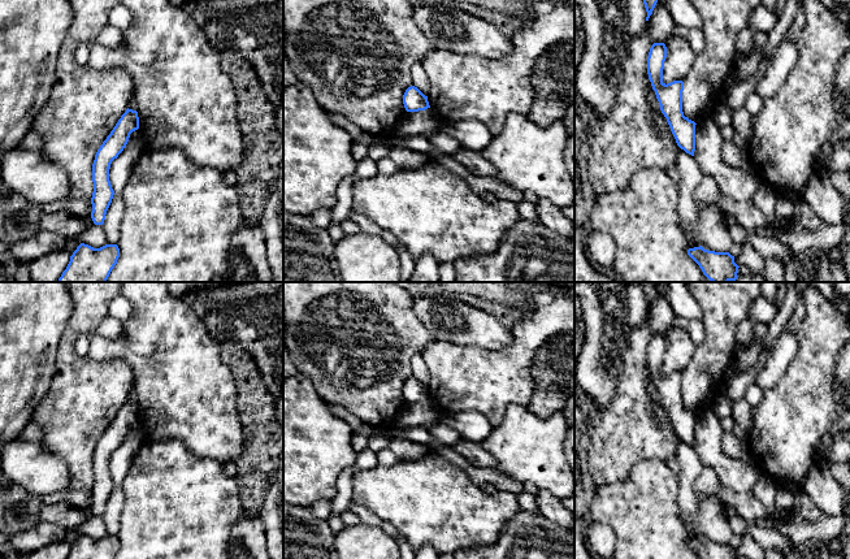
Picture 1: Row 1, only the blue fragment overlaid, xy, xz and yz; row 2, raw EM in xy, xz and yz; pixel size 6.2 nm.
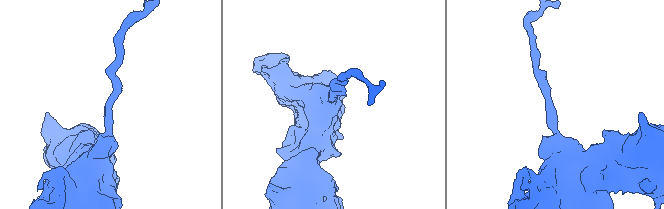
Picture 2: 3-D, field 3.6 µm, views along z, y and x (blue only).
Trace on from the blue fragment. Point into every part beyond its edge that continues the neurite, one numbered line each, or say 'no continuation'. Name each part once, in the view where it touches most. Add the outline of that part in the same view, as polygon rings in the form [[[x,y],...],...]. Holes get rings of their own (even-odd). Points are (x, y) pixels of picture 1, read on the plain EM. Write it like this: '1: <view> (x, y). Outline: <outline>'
no continuation

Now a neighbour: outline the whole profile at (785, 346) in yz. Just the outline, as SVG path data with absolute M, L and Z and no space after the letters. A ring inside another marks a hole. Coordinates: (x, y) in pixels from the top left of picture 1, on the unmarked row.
M797 317L775 339L764 364L759 369L755 384L763 390L772 389L779 384L797 355L799 344L794 332L795 321Z

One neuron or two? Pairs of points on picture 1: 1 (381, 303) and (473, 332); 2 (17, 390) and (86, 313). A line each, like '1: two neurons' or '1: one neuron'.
1: two neurons
2: two neurons

